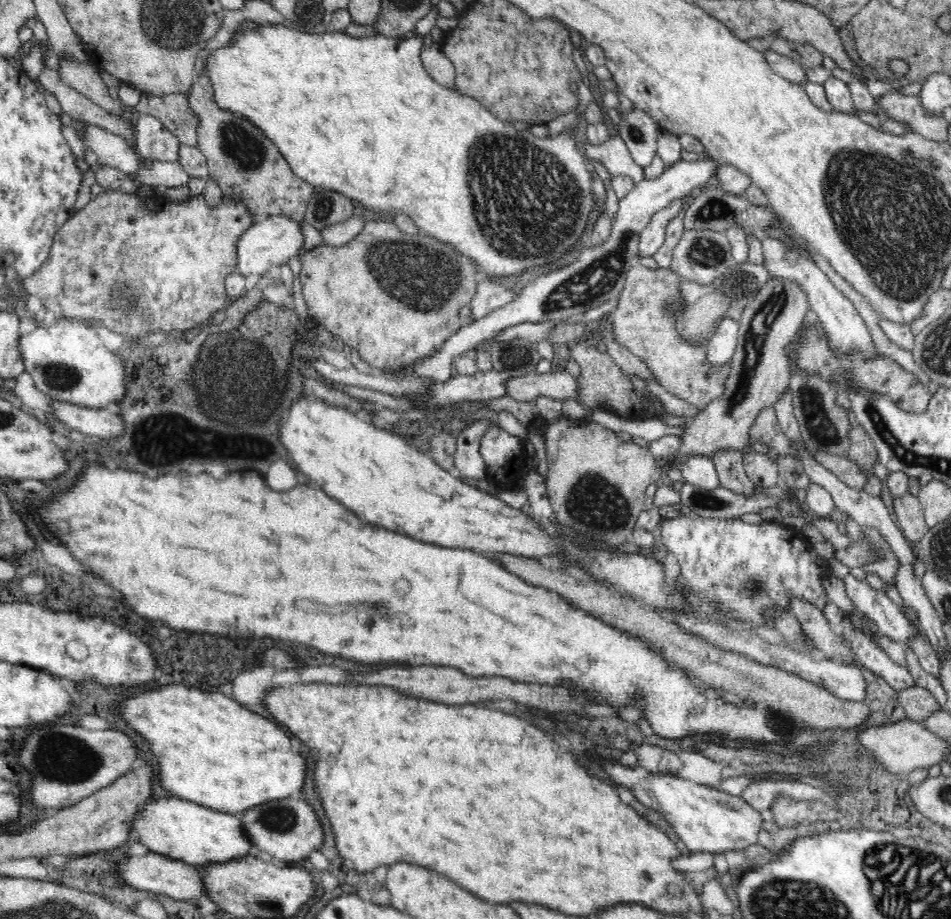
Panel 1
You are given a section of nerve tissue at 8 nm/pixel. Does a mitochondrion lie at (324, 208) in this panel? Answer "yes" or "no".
yes

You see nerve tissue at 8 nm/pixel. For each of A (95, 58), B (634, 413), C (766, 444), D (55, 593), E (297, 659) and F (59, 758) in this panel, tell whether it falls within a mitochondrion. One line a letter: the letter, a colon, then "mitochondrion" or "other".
A: other
B: other
C: other
D: other
E: other
F: mitochondrion

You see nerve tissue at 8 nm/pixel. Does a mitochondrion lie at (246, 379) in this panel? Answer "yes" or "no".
yes

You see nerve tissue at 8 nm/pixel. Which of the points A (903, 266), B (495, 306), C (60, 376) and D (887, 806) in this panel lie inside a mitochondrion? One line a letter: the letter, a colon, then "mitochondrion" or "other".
A: mitochondrion
B: other
C: mitochondrion
D: other

